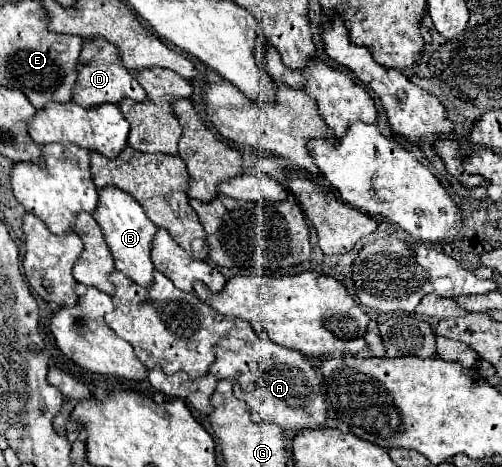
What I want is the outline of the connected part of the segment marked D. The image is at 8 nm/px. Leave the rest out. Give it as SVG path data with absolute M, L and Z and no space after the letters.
M105 38L83 40L83 50L77 62L77 82L73 88L73 102L85 108L91 108L91 106L99 106L105 102L117 104L121 98L133 98L137 102L143 102L145 92L137 84L135 76L125 66L121 66L119 52L111 42L107 42Z

